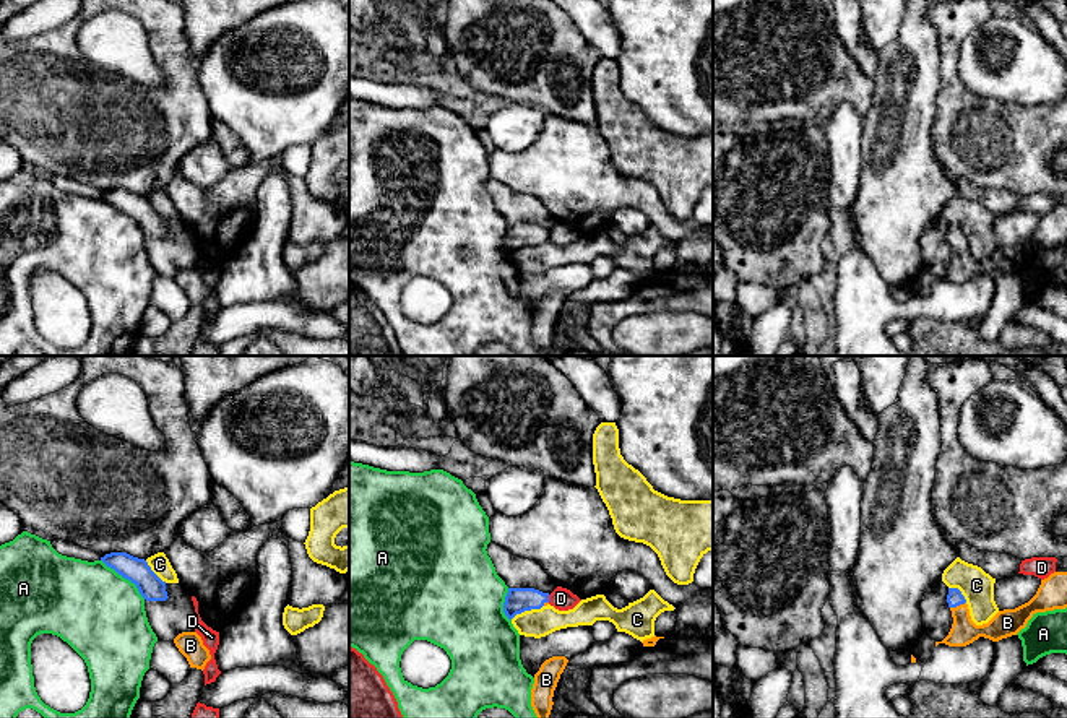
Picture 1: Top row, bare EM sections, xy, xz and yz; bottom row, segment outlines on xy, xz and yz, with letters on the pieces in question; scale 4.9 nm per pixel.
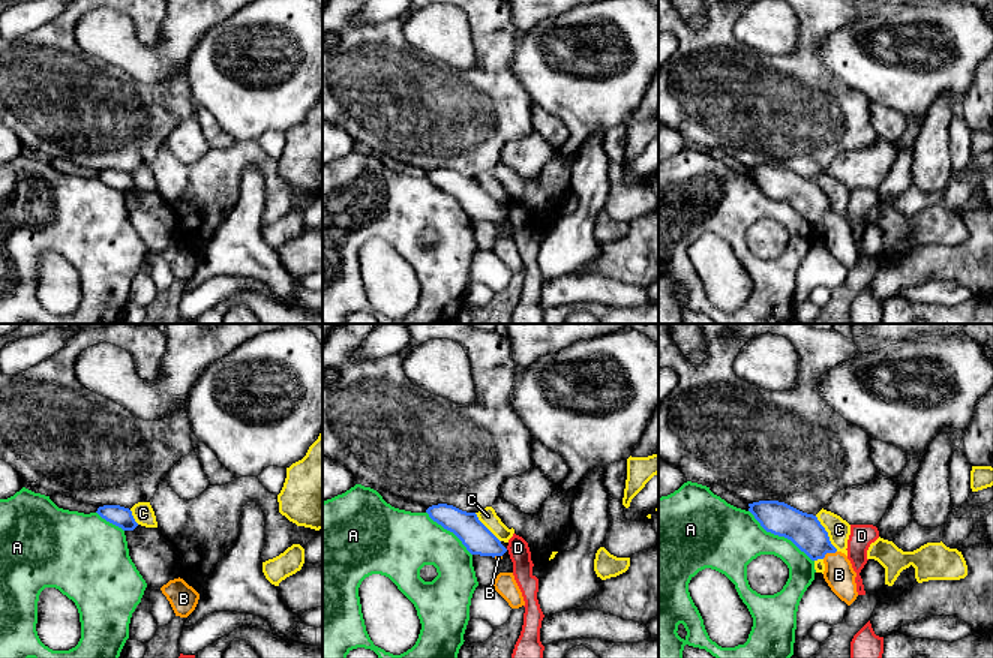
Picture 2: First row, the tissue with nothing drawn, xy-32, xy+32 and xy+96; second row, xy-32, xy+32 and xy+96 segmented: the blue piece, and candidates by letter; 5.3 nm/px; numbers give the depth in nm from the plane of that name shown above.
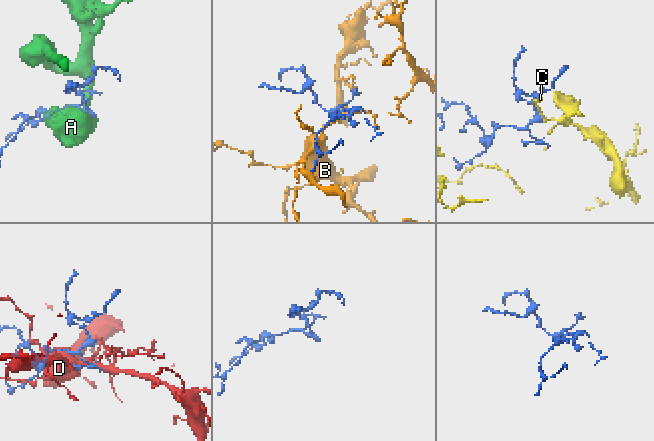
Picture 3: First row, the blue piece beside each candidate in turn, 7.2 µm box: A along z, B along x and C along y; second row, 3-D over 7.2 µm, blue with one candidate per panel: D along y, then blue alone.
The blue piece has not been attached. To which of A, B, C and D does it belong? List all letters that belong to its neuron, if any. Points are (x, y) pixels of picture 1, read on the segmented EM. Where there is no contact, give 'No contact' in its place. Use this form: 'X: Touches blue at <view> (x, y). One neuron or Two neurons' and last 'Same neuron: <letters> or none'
A: Touches blue at xy (125, 577). Two neurons
B: Touches blue at yz (957, 605). One neuron
C: Touches blue at xz (527, 609). Two neurons
D: Touches blue at xz (548, 598). Two neurons
Same neuron: B

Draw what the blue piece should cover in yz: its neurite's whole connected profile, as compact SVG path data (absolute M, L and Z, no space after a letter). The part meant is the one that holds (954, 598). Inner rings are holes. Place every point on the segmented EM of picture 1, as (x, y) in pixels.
M1054 572L1041 580L1036 595L1015 609L999 611L987 624L976 625L971 621L965 596L958 588L948 588L947 603L952 611L953 624L948 635L939 643L948 647L966 647L979 637L999 642L1017 635L1026 627L1036 612L1067 608L1067 572Z

